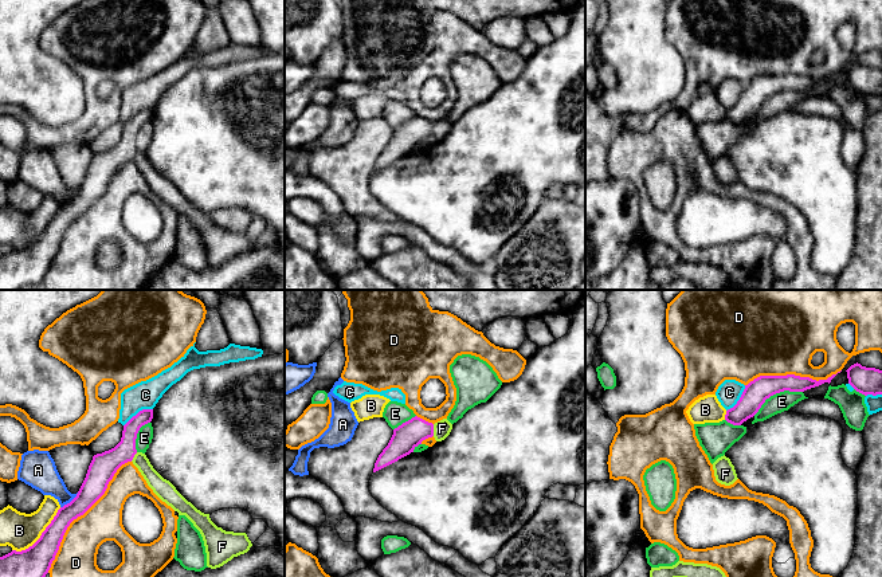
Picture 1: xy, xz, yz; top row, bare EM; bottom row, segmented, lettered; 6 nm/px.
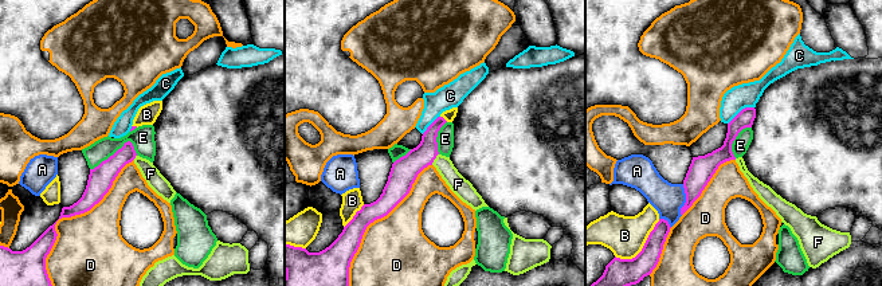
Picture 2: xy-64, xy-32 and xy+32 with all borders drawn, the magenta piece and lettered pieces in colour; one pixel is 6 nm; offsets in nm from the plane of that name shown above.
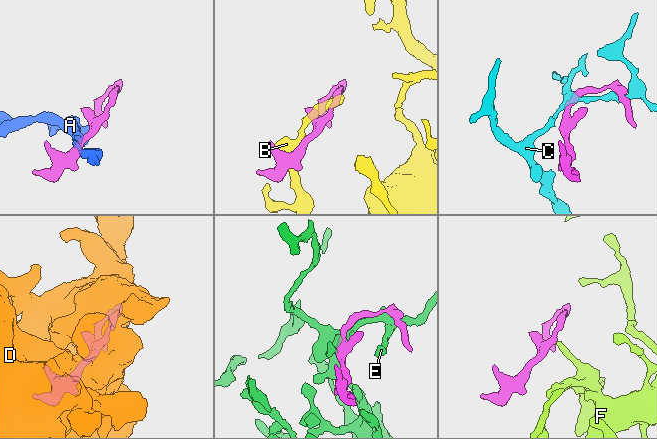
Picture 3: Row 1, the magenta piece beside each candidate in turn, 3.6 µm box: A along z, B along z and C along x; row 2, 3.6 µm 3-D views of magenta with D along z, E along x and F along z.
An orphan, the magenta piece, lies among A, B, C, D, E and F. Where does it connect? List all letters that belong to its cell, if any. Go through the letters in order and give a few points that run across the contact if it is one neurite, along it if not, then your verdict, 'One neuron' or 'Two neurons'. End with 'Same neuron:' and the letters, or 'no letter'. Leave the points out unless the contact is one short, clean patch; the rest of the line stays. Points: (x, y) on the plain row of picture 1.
A: Line: xy (78, 192), (61, 207). Two neurons
B: Two neurons
C: Two neurons
D: Two neurons
E: Two neurons
F: Line: xz (411, 133), (416, 129), (432, 129), (442, 128). One neuron
Same neuron: F

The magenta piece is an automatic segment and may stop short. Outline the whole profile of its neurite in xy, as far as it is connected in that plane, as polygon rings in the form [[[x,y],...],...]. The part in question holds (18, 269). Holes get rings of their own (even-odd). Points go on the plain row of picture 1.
[[[142,109],[133,115],[122,130],[121,141],[111,149],[93,156],[86,177],[77,196],[60,207],[40,238],[28,248],[0,256],[0,290],[21,290],[39,284],[48,272],[70,223],[83,215],[106,191],[117,169],[132,161],[153,192],[179,215],[185,215],[200,231],[207,266],[216,268],[244,254],[252,246],[246,232],[226,231],[188,201],[176,187],[164,178],[145,153],[136,149],[140,127],[153,118],[153,109]]]

